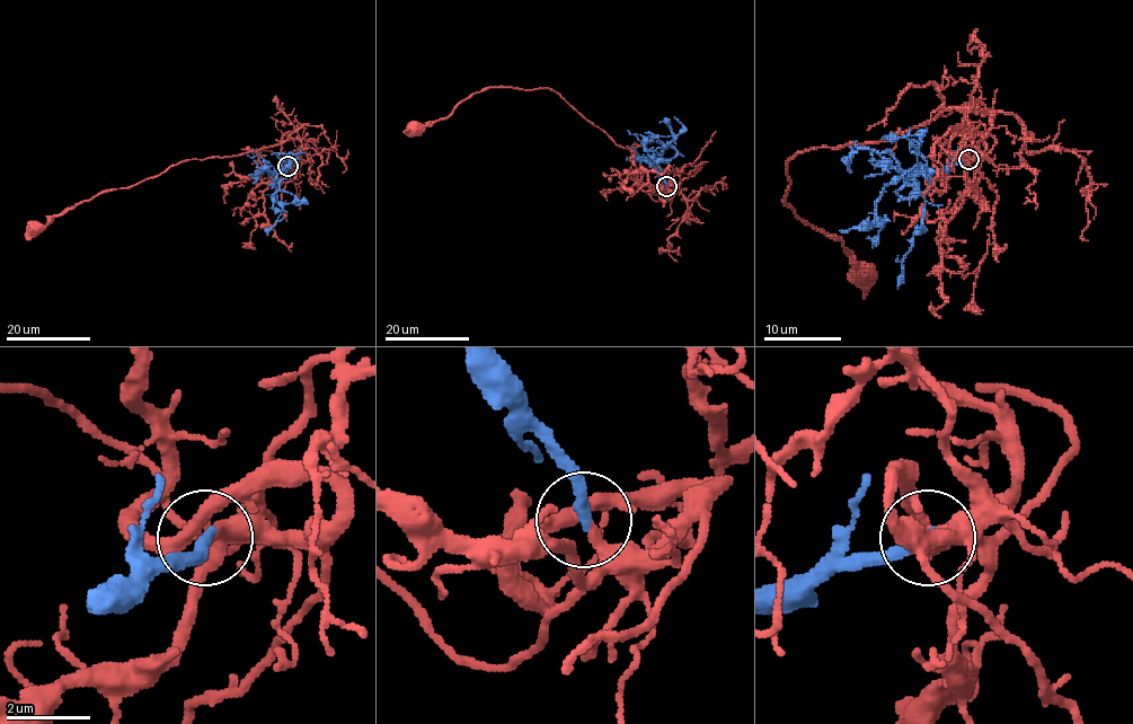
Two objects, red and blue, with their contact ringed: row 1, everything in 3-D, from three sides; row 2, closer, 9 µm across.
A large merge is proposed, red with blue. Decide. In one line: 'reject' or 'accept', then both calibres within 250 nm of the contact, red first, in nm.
accept | 280/320 nm

